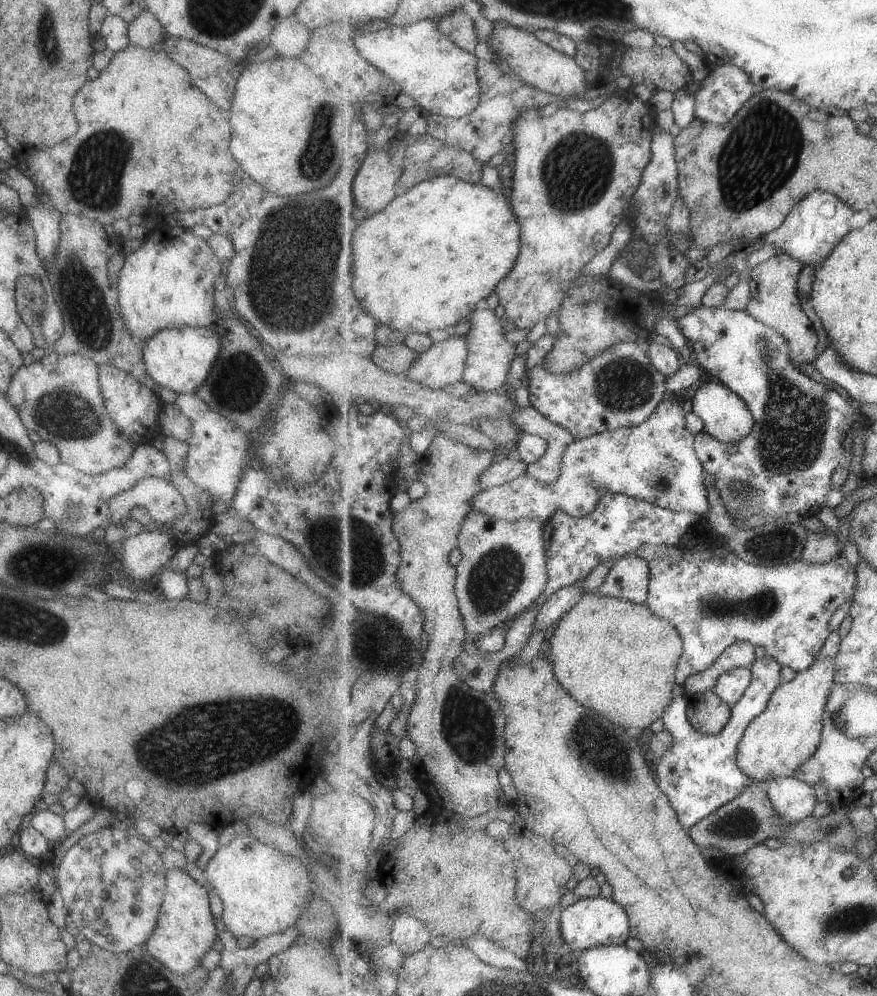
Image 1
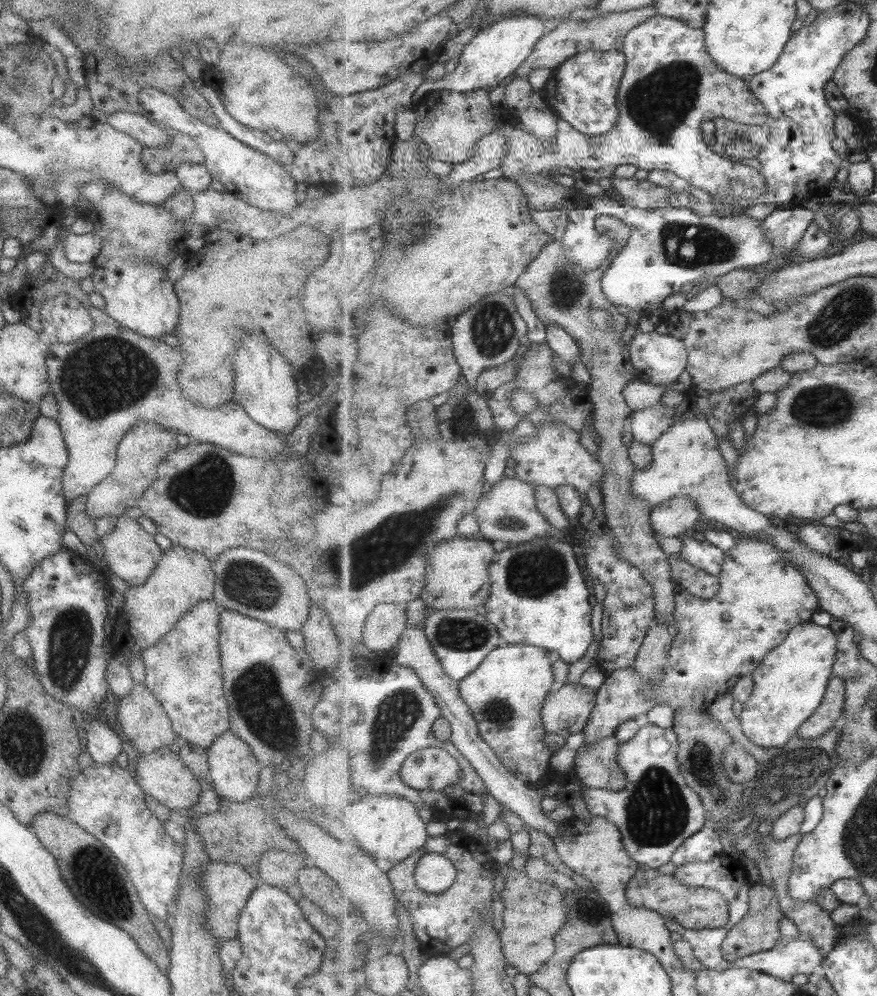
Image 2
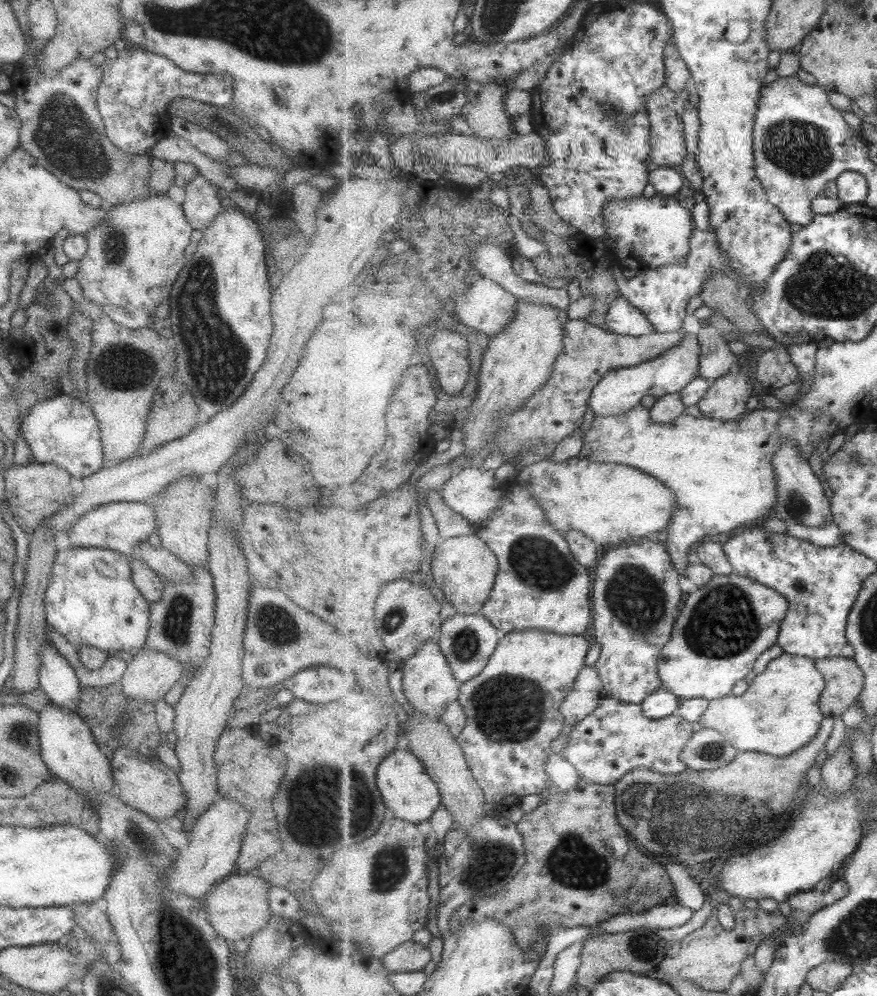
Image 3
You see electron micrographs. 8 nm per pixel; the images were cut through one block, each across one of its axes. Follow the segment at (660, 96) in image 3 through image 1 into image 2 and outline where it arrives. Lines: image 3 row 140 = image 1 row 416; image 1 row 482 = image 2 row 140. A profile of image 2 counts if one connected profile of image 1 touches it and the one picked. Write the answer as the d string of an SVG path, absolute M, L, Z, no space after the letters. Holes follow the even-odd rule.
M657 14L631 30L626 36L622 51L626 56L627 68L620 86L620 120L616 128L607 134L592 137L579 132L572 123L557 116L558 133L554 143L550 145L549 142L542 141L542 138L529 134L529 131L517 129L512 121L500 122L494 132L502 132L502 136L506 138L506 155L500 164L502 176L515 181L526 174L554 175L557 174L557 168L563 166L579 173L582 169L593 172L597 170L601 172L599 178L605 178L612 176L619 165L632 164L649 172L657 169L673 171L692 187L709 192L714 200L725 198L726 201L755 203L766 191L765 177L752 166L733 162L712 152L711 146L705 144L701 130L703 122L717 118L726 118L752 127L769 120L770 110L757 98L748 80L733 76L717 66L708 53L706 32L703 29L693 28L682 20L665 15Z

